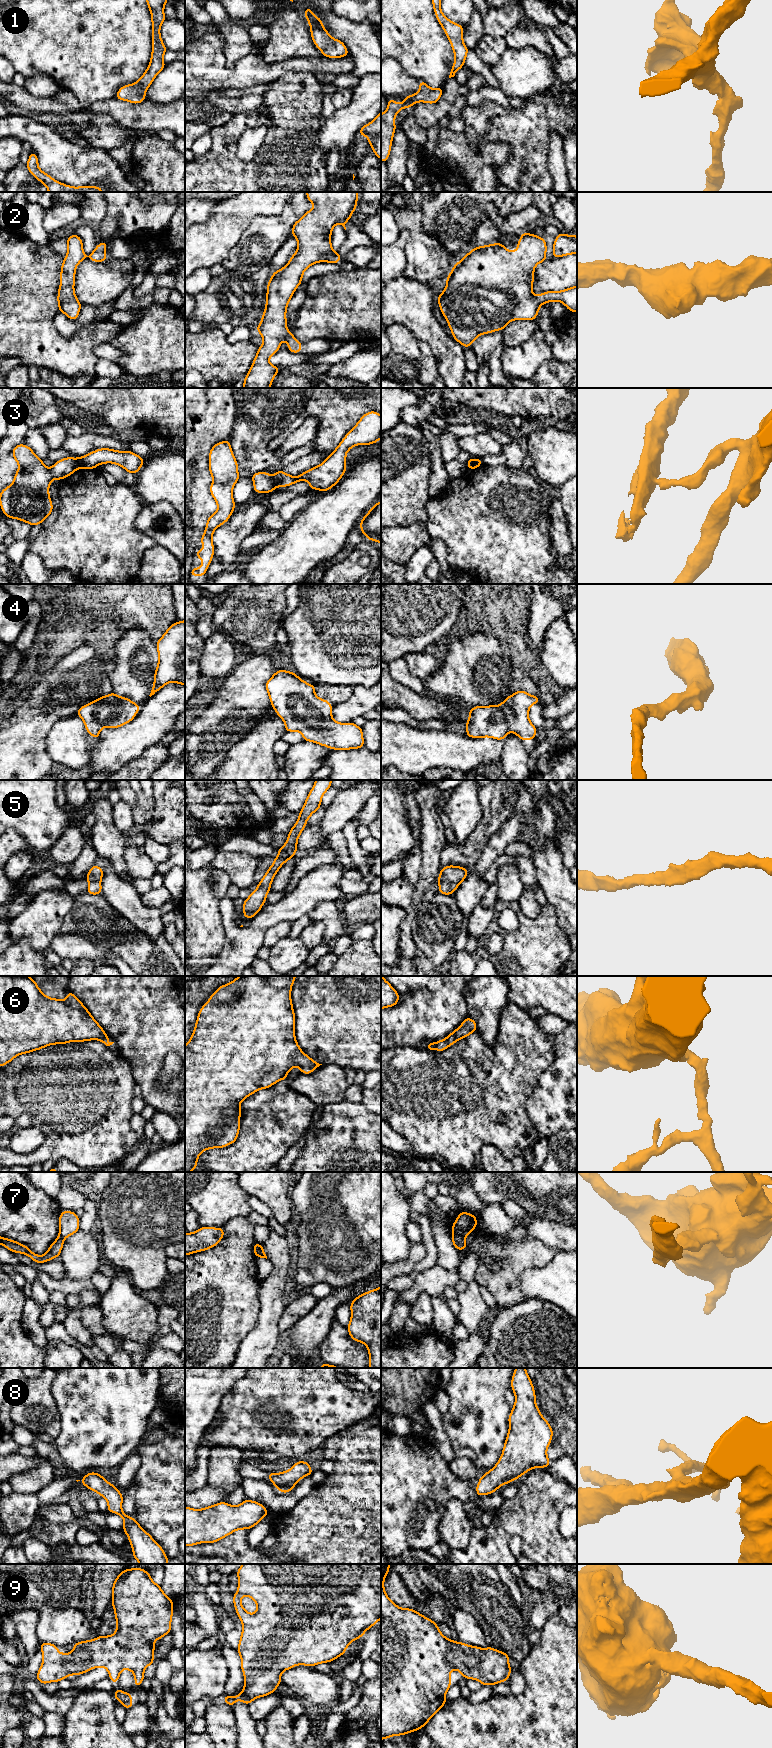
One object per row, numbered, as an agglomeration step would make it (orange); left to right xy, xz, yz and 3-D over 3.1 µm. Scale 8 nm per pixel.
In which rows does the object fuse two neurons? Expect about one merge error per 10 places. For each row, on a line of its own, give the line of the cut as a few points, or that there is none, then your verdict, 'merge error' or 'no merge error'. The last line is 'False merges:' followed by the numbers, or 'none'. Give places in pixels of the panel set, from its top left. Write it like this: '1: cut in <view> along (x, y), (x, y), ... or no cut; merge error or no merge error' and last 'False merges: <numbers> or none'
1: no cut; no merge error
2: no cut; no merge error
3: cut in xy along (76, 458), (80, 467); merge error
4: no cut; no merge error
5: no cut; no merge error
6: no cut; no merge error
7: cut in yz along (453, 1233), (464, 1238); merge error
8: no cut; no merge error
9: no cut; no merge error
False merges: 3, 7

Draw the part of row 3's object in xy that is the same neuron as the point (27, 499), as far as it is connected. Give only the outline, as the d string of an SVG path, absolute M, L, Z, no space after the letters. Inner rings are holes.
M25 444L15 446L12 455L19 469L12 484L0 493L1 509L7 518L39 525L53 511L49 495L51 481L64 479L80 469L78 459L63 458L48 469Z

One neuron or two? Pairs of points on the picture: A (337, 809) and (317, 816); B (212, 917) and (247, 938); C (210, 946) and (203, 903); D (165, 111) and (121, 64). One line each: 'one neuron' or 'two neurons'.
A: two neurons
B: two neurons
C: one neuron
D: two neurons

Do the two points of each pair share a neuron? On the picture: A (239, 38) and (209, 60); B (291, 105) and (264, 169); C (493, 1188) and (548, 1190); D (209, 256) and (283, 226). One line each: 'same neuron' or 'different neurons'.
A: different neurons
B: same neuron
C: same neuron
D: different neurons

